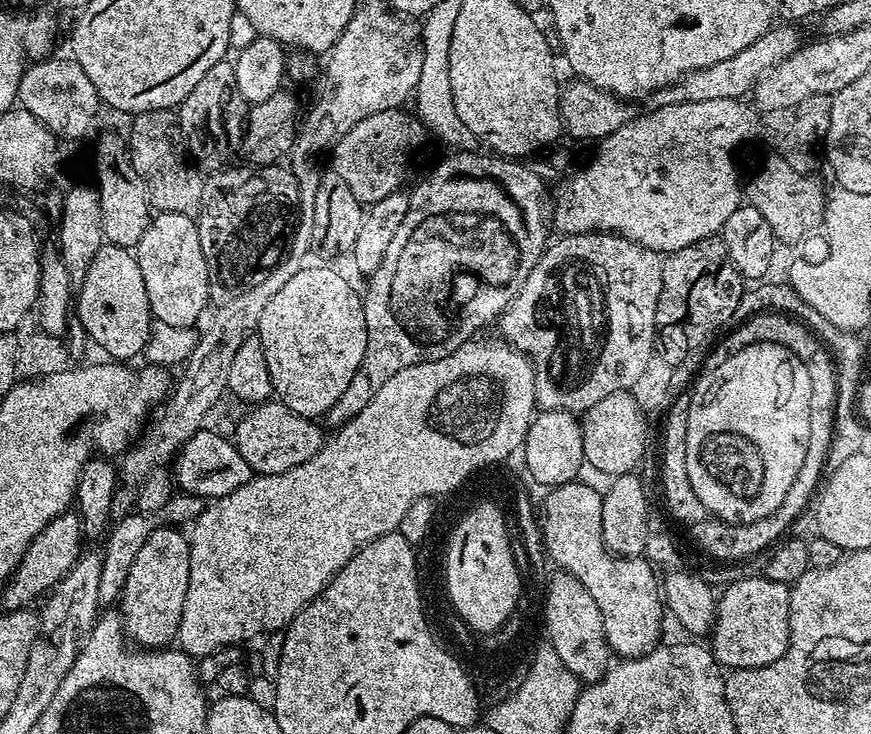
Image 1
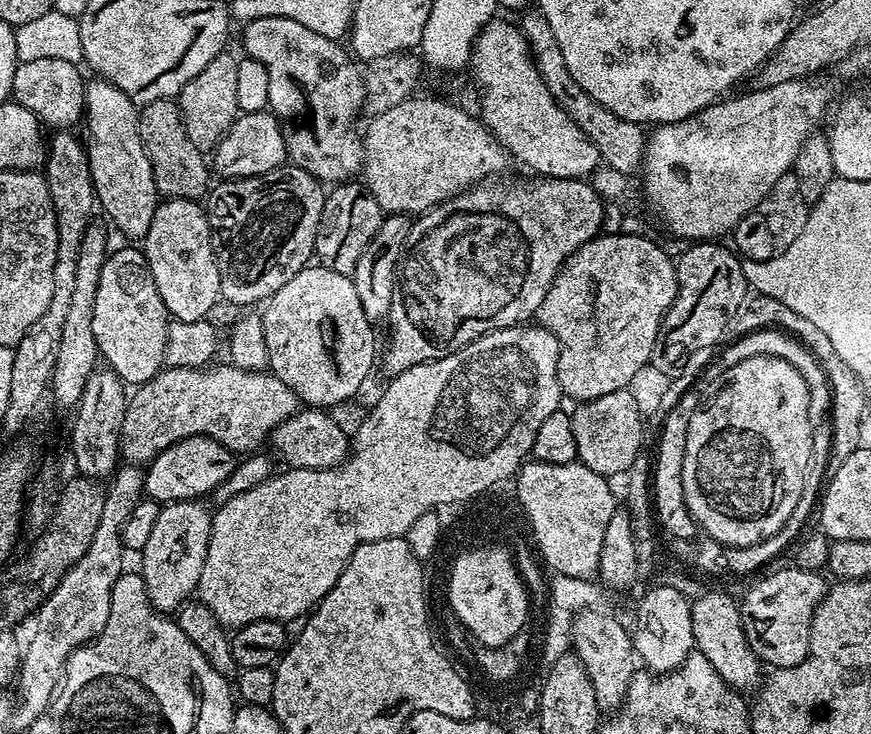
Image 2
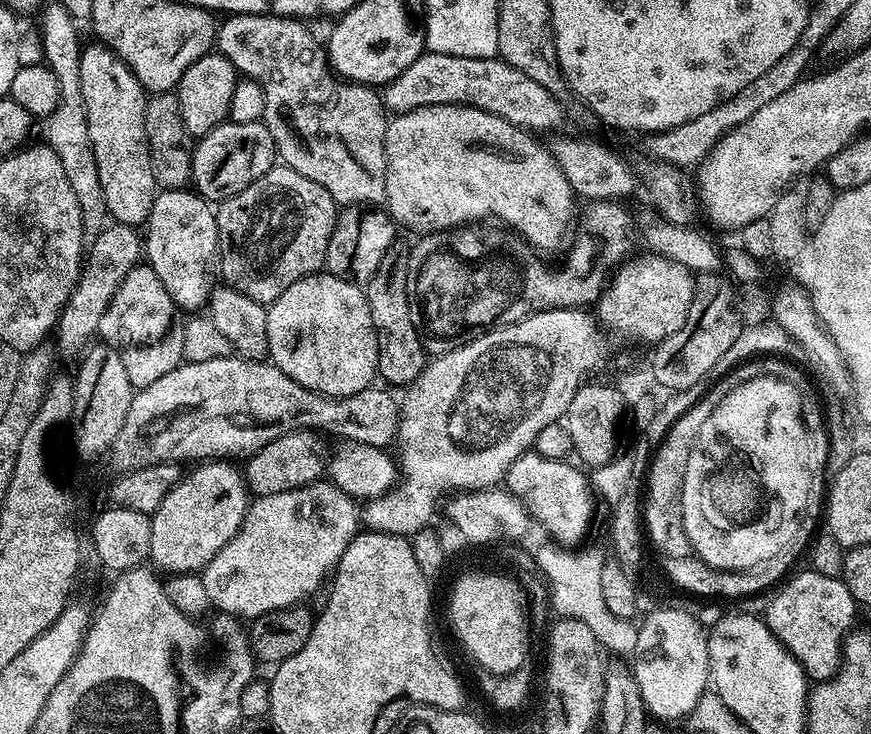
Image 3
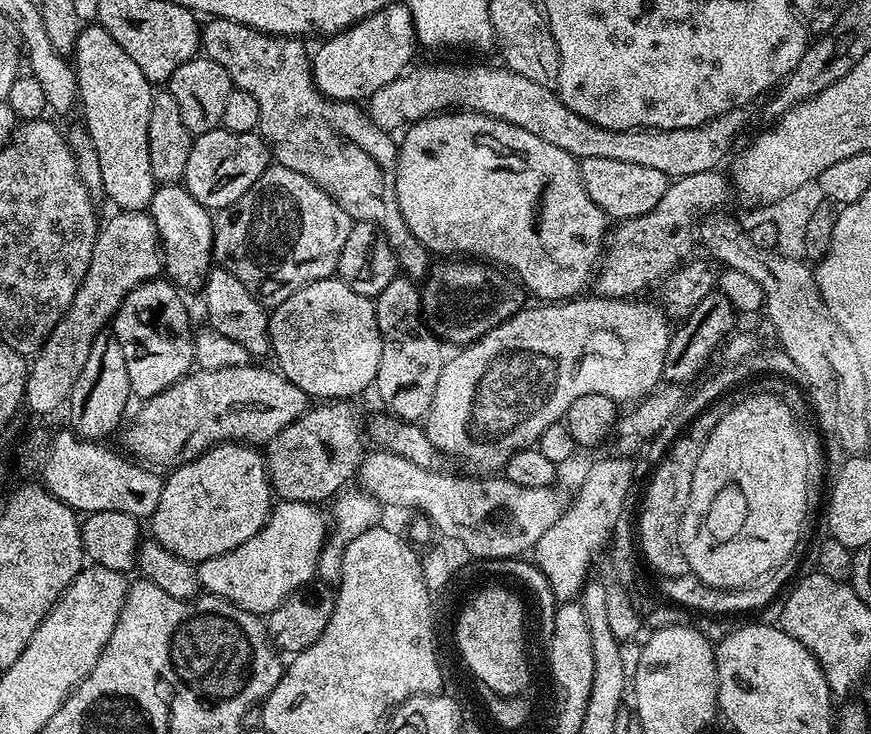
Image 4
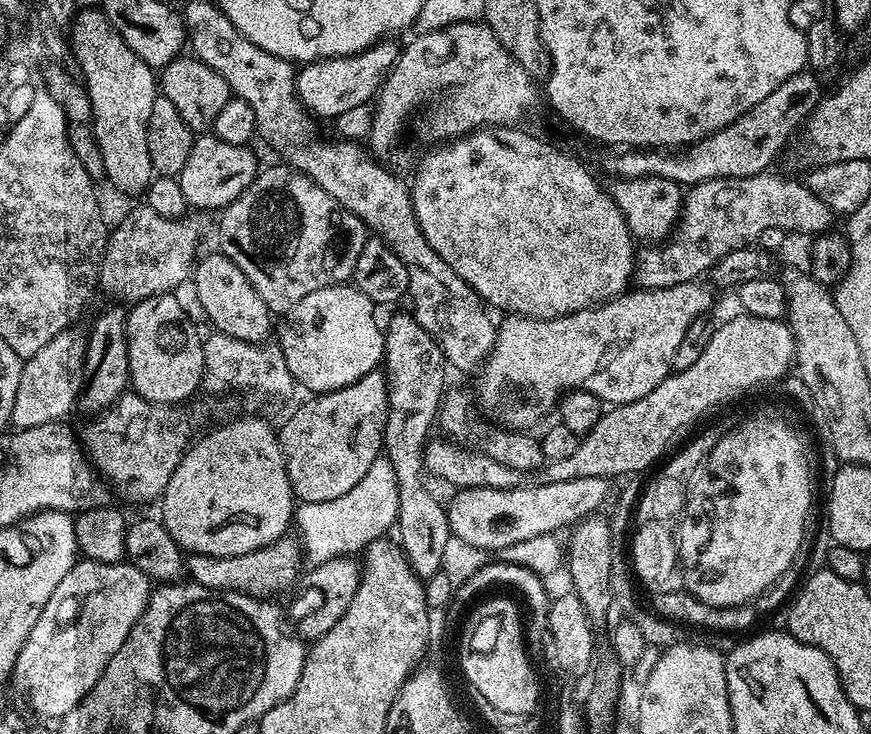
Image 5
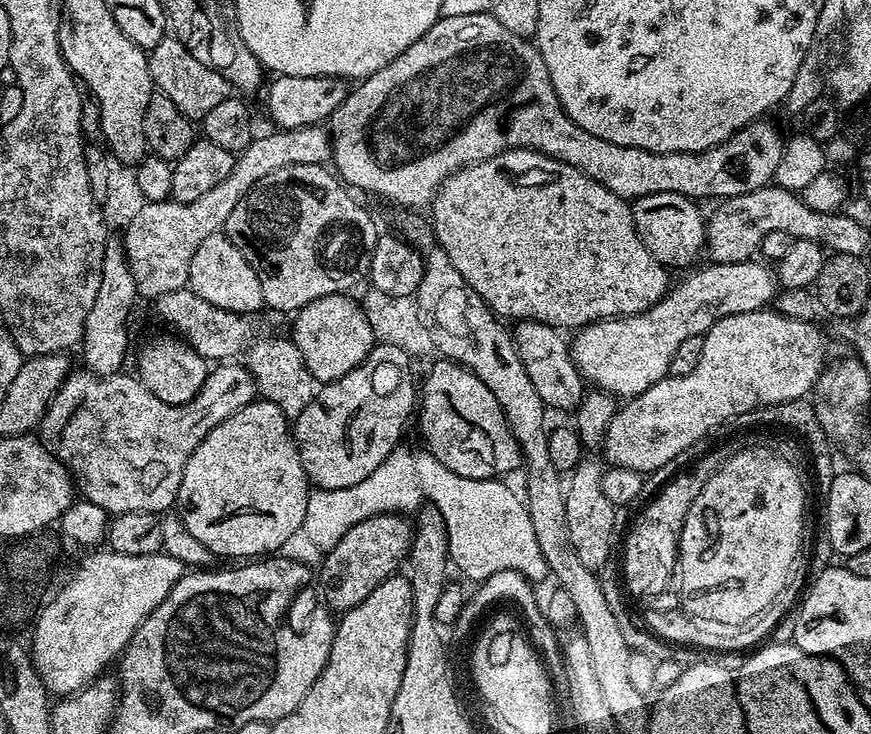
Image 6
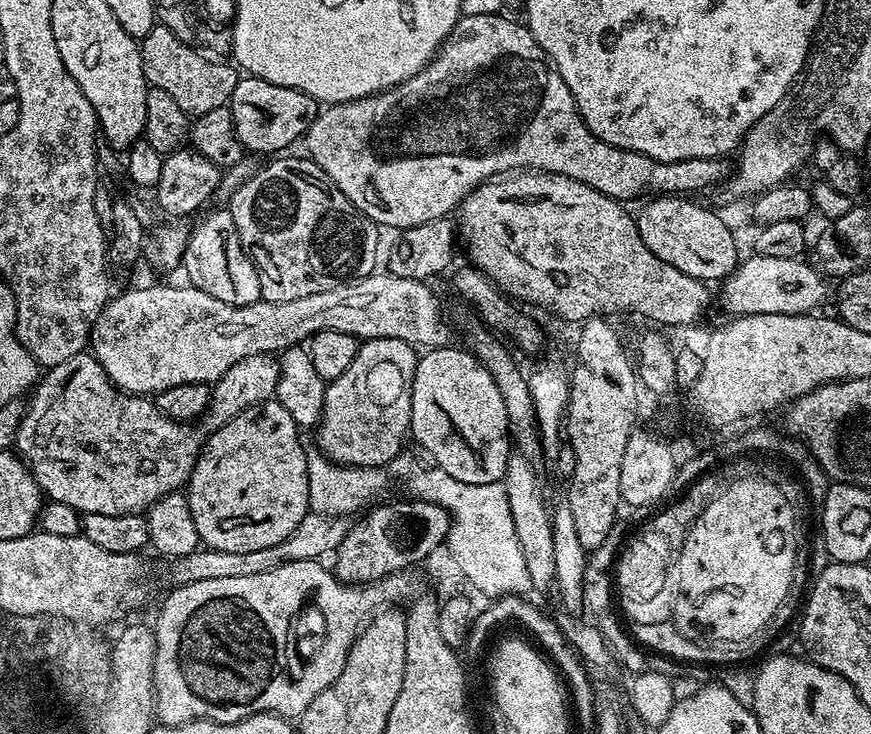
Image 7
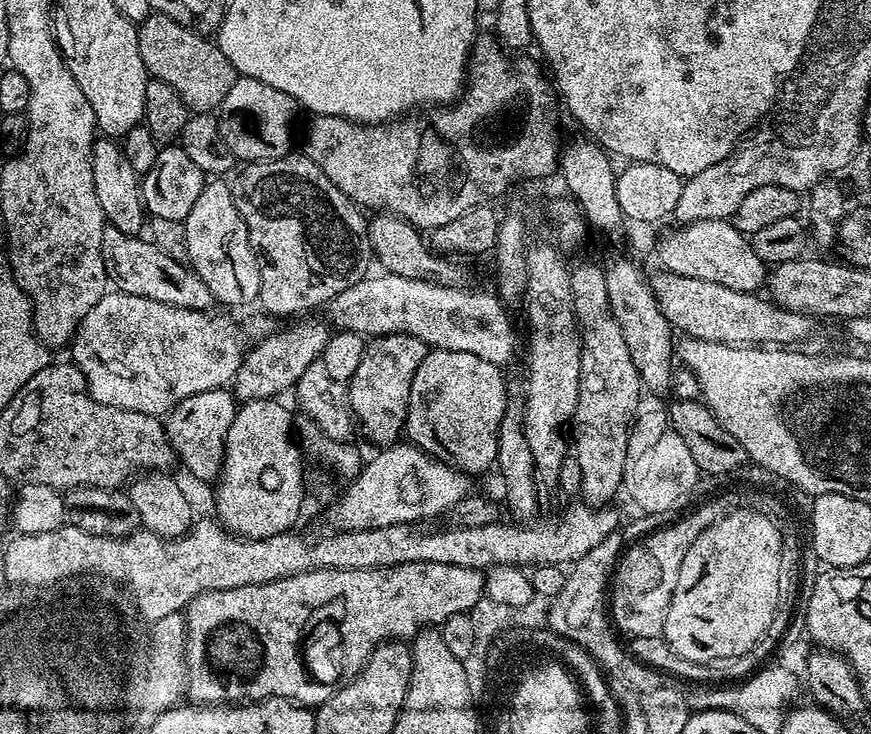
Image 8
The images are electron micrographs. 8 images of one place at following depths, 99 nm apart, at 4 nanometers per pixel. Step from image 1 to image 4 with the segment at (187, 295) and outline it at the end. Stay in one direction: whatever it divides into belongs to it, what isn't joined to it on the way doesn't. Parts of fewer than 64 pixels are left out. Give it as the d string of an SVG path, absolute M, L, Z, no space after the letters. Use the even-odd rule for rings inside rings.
M183 183L162 184L152 196L150 215L154 226L160 251L162 253L162 272L177 289L203 289L210 269L214 264L212 254L212 225L214 216L209 209L202 207L188 193Z

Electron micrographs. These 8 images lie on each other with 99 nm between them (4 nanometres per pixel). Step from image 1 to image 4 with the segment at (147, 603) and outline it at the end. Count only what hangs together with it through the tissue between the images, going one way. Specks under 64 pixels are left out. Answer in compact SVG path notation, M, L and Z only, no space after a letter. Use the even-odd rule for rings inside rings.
M247 442L216 444L198 458L189 460L187 464L179 465L167 473L162 499L158 501L158 510L154 510L150 517L151 535L178 558L193 562L209 560L254 538L254 534L258 534L258 530L262 530L262 526L267 522L273 507L274 495L269 484L265 453Z

